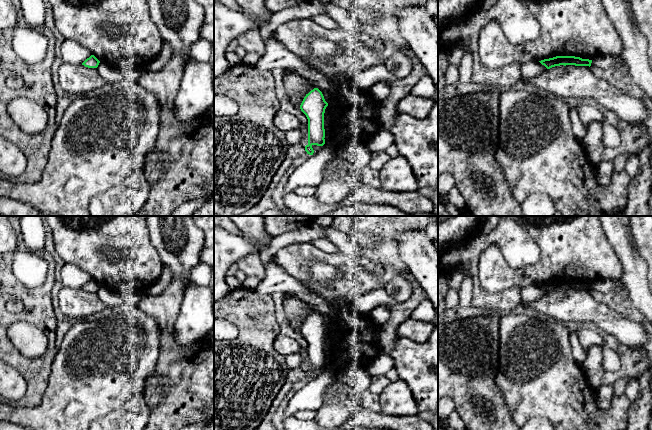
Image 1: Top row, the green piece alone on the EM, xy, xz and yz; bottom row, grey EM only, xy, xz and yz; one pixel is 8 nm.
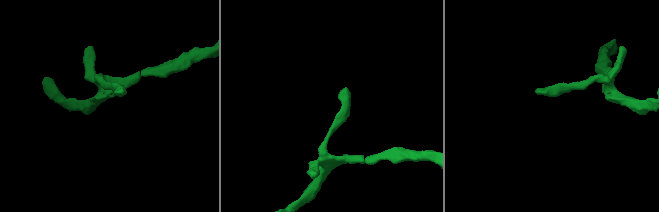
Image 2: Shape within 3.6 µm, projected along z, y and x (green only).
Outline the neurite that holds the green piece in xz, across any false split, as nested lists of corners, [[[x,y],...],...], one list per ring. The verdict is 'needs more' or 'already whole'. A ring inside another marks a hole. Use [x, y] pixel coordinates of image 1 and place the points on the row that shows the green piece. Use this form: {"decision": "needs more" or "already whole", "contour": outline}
{"decision": "already whole", "contour": [[[314,88],[304,97],[300,109],[308,119],[308,144],[305,151],[313,155],[313,145],[323,146],[325,144],[324,113],[328,103],[322,92]]]}

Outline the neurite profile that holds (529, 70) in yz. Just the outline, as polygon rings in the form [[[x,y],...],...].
[[[537,61],[520,64],[521,77],[526,79],[533,79],[544,73],[546,70],[547,68]]]

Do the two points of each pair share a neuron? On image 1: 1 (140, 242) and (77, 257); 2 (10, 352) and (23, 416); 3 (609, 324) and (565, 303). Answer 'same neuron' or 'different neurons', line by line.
1: same neuron
2: different neurons
3: same neuron

